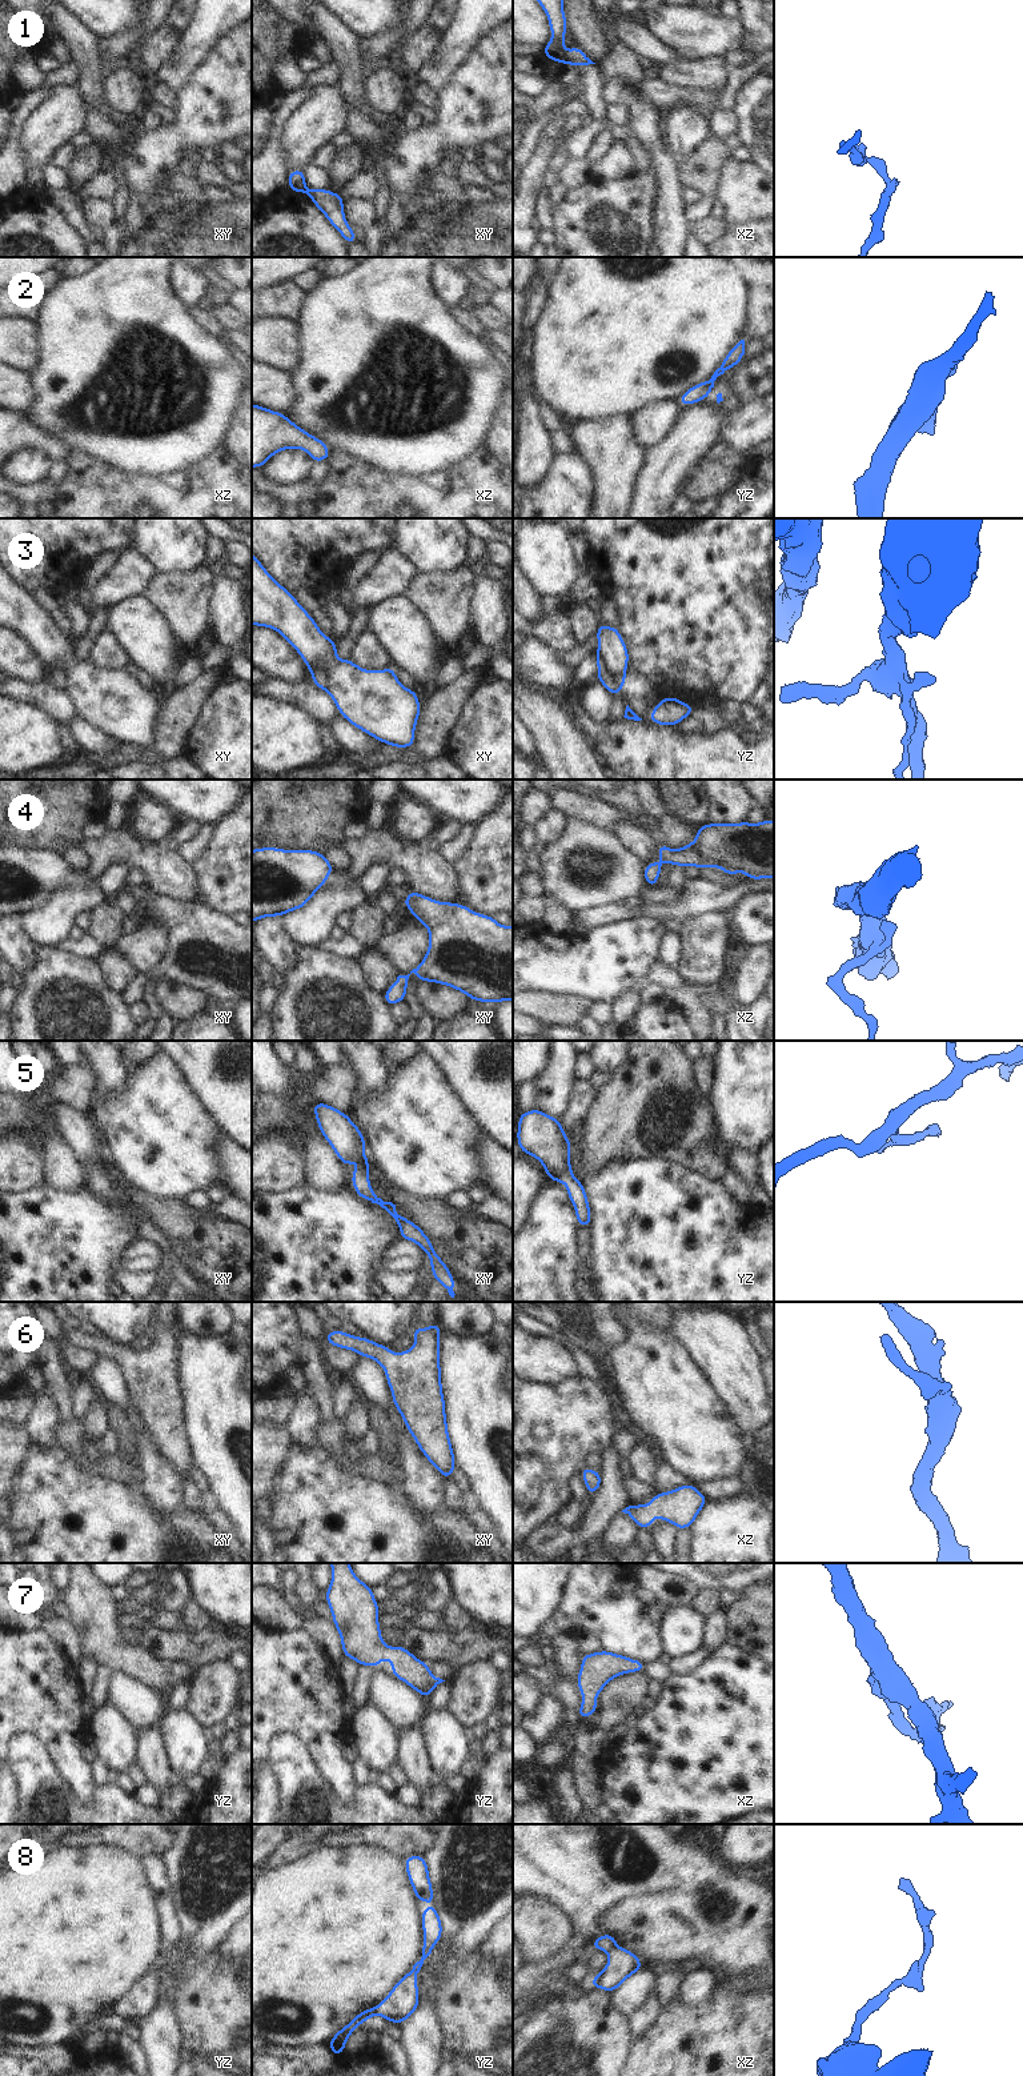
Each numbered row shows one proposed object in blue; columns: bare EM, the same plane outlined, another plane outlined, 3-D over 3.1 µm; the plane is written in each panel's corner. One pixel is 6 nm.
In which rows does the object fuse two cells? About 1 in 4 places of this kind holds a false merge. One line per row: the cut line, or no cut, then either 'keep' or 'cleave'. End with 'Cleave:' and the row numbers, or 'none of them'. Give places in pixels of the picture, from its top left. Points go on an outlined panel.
1: xz (566, 52), (569, 64) | cleave
2: no cut | keep
3: yz (596, 653), (602, 660), (604, 666), (622, 684) | cleave
4: no cut | keep
5: no cut | keep
6: no cut | keep
7: no cut | keep
8: no cut | keep
Cleave: 1, 3

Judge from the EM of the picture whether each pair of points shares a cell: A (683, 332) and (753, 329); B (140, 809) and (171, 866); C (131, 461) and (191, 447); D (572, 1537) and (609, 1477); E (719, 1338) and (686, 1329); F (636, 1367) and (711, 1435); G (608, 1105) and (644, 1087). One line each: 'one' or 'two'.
A: two
B: two
C: one
D: one
E: one
F: one
G: one

